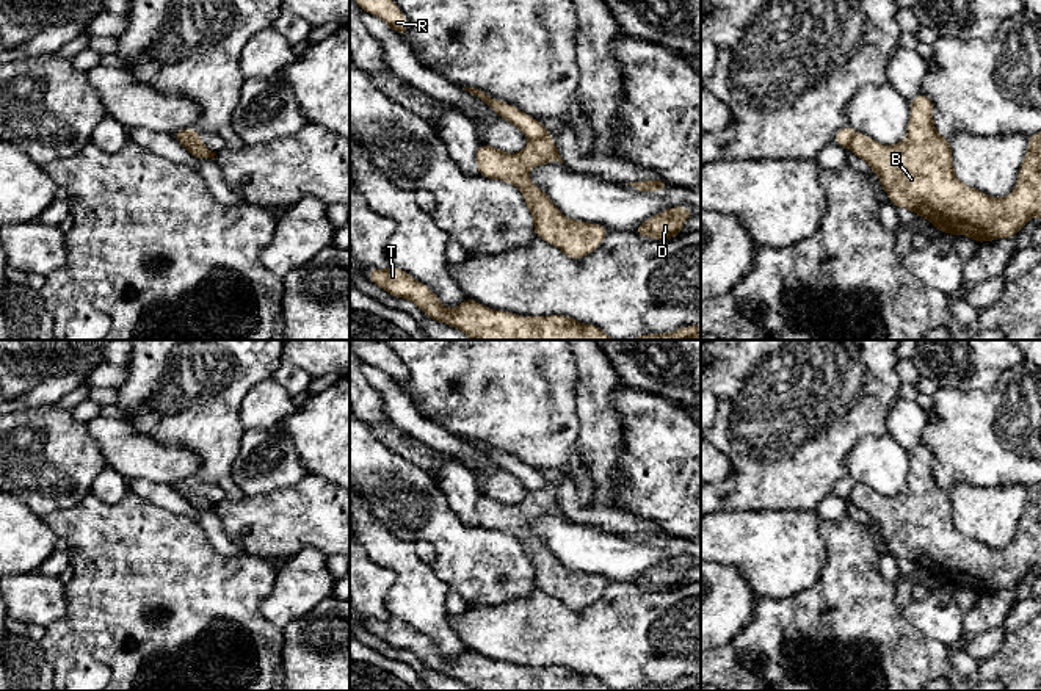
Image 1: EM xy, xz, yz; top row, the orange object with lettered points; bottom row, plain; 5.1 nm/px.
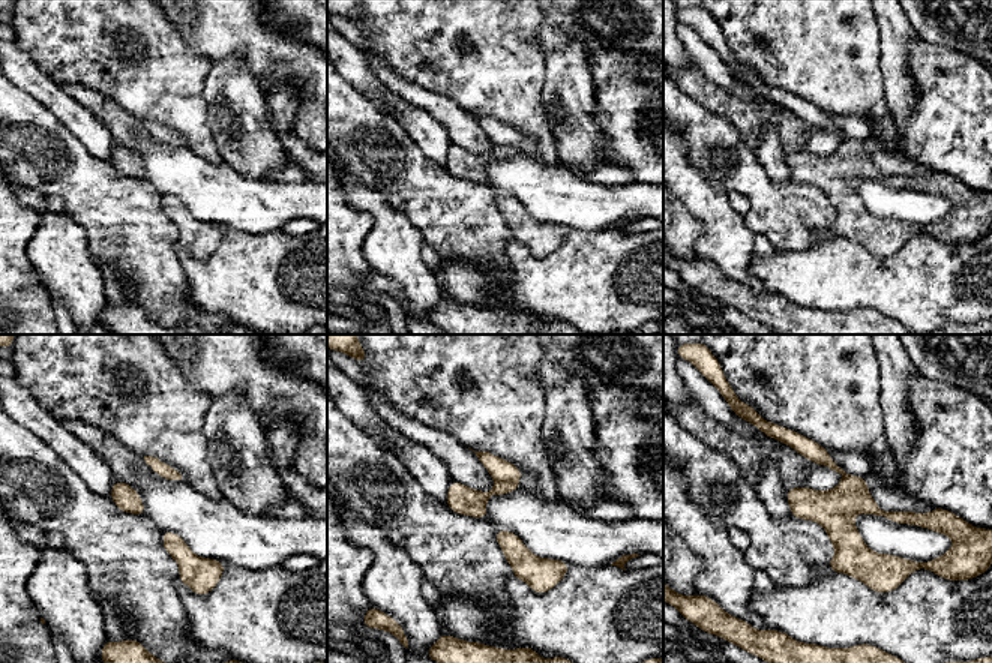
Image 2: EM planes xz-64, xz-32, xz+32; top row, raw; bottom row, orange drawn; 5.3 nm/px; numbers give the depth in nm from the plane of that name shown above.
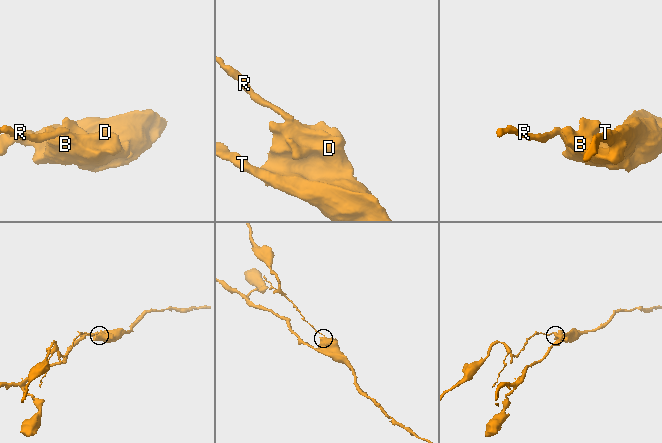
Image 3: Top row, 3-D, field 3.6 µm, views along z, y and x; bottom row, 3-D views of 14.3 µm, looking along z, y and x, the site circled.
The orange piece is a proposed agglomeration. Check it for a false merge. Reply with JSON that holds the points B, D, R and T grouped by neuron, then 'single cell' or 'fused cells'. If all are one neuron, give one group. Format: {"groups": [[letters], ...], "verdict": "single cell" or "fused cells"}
{"groups": [["B", "D", "T"], ["R"]], "verdict": "fused cells"}

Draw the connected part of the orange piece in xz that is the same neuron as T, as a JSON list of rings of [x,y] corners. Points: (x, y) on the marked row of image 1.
[[[392,265],[386,270],[370,268],[367,279],[395,298],[412,301],[426,318],[459,329],[470,340],[616,340],[594,324],[583,324],[560,313],[522,317],[491,310],[470,298],[445,309],[430,287]]]

